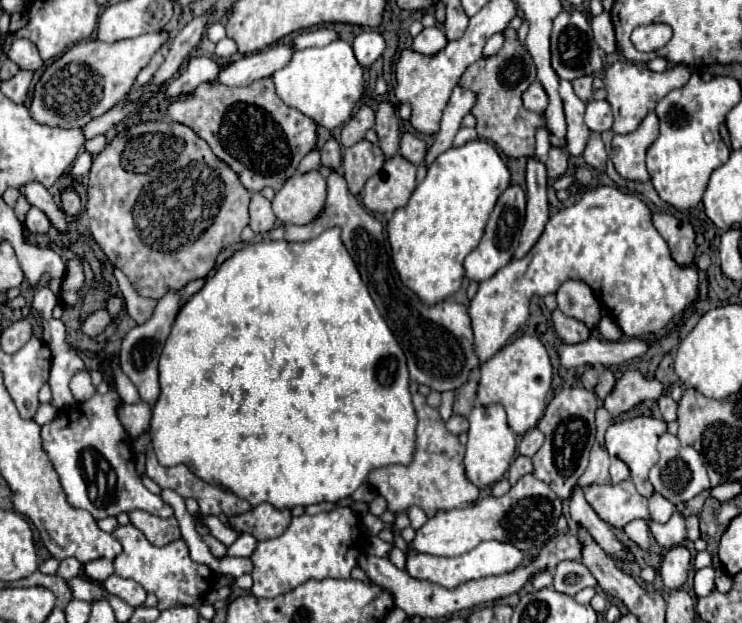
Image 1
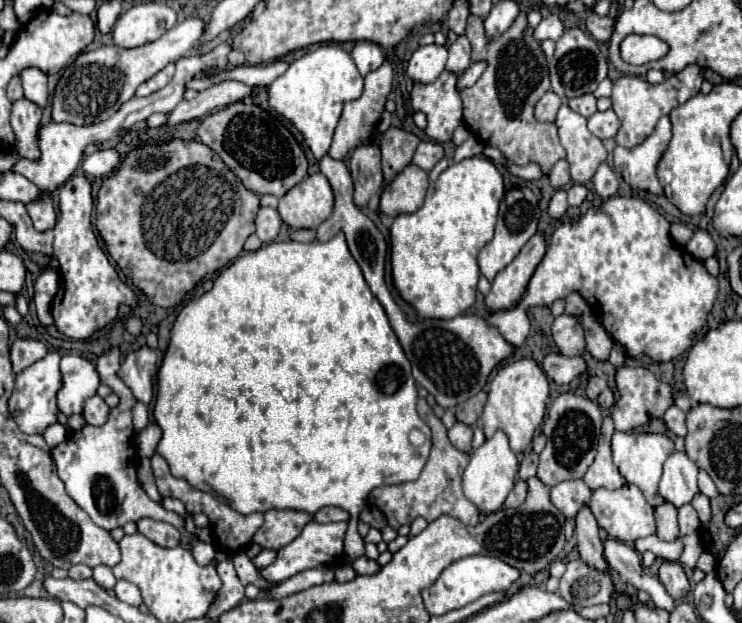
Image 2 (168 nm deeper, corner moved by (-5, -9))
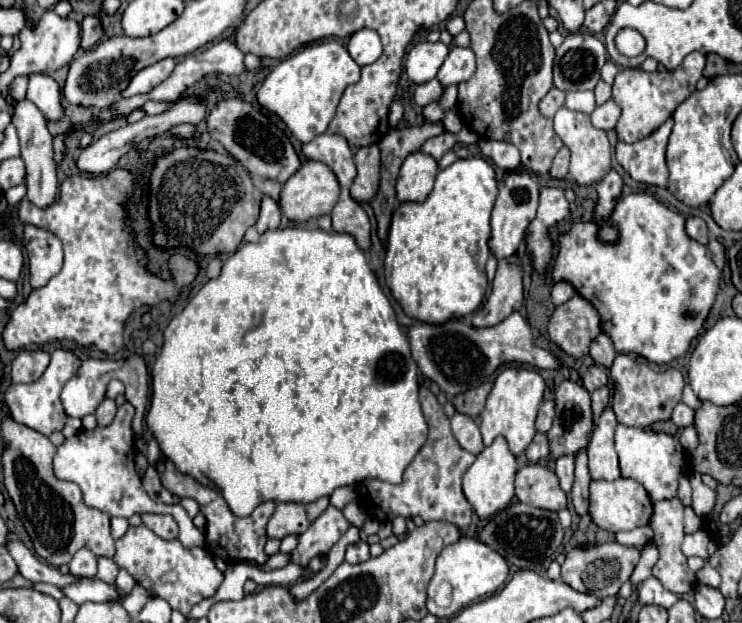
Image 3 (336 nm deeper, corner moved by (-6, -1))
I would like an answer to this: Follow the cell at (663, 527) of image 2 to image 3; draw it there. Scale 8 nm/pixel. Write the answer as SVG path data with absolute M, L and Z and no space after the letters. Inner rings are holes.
M673 497L673 499L665 499L653 505L653 517L651 517L651 529L655 531L653 543L659 549L659 561L653 567L653 575L663 583L665 589L677 593L677 595L685 595L695 587L695 573L687 567L687 557L681 553L681 541L685 537L683 526L683 503Z

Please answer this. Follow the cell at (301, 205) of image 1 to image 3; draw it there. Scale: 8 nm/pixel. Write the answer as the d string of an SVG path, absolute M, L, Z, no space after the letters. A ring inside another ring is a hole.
M307 161L299 167L299 171L283 185L281 191L281 211L283 215L287 215L287 219L295 221L295 223L305 223L313 217L321 217L321 215L329 215L331 209L335 207L339 199L339 183L333 175L333 171L319 161Z

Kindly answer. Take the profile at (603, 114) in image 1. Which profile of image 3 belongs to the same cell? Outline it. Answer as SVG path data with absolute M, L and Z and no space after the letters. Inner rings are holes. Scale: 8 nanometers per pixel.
M609 99L607 103L599 105L593 113L591 113L591 123L597 127L597 129L603 129L603 131L609 131L617 125L619 121L619 115L621 115L621 109L617 107L617 103L613 99Z

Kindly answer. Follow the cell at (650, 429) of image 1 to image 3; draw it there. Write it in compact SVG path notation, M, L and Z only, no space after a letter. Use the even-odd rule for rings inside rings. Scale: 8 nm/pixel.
M617 425L615 449L619 453L621 475L639 481L649 493L653 503L661 499L671 499L677 495L677 477L679 477L679 471L685 469L687 465L687 453L681 447L677 437L667 435L667 433L655 433L643 427Z

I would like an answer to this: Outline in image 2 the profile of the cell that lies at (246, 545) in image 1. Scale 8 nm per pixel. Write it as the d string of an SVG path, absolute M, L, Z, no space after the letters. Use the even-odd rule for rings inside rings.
M264 549L256 559L254 559L254 565L258 567L258 569L262 569L262 567L268 567L270 563L274 563L274 559L276 559L276 551L272 551L272 549Z

